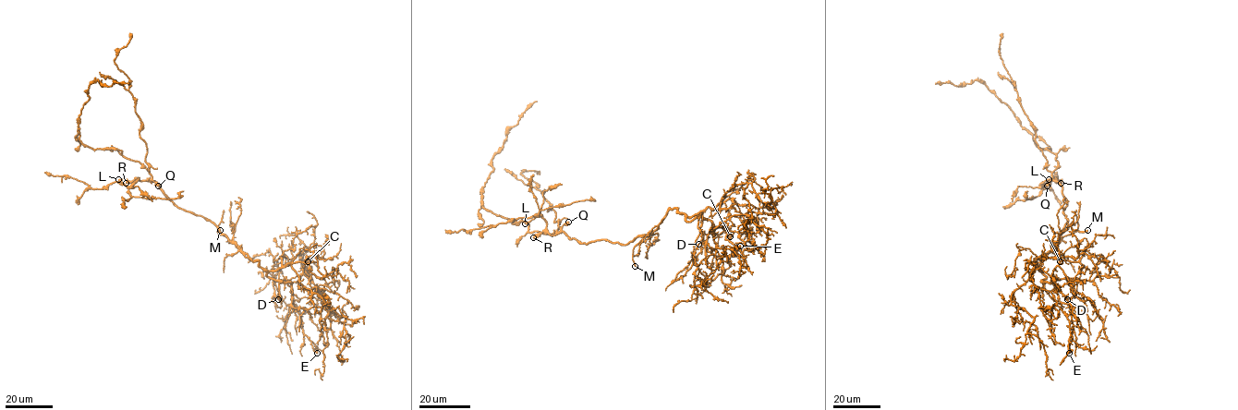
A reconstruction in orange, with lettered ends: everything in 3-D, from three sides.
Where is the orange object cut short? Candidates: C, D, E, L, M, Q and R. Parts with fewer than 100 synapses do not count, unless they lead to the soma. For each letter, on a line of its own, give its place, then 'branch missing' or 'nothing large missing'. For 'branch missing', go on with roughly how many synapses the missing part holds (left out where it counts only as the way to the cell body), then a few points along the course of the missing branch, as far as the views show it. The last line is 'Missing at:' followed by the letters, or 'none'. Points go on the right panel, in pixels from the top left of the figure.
C: (1060, 261) | nothing large missing
D: (1067, 299) | nothing large missing
E: (1069, 353) | nothing large missing
L: (1049, 179) | nothing large missing
M: (1087, 230) | branch missing | (1087, 230), (1100, 225), (1110, 234), (1124, 231), (1136, 221), (1139, 213), (1131, 183)
Q: (1047, 186) | nothing large missing
R: (1061, 183) | nothing large missing
Missing at: M

